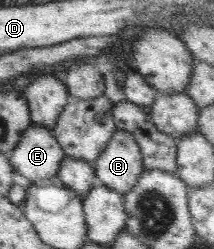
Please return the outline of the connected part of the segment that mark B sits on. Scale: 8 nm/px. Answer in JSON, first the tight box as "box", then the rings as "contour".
{"box":[93,130,144,195],"contour":[[[116,130],[93,168],[98,183],[121,195],[131,191],[144,170],[142,154],[134,137],[126,131]]]}

